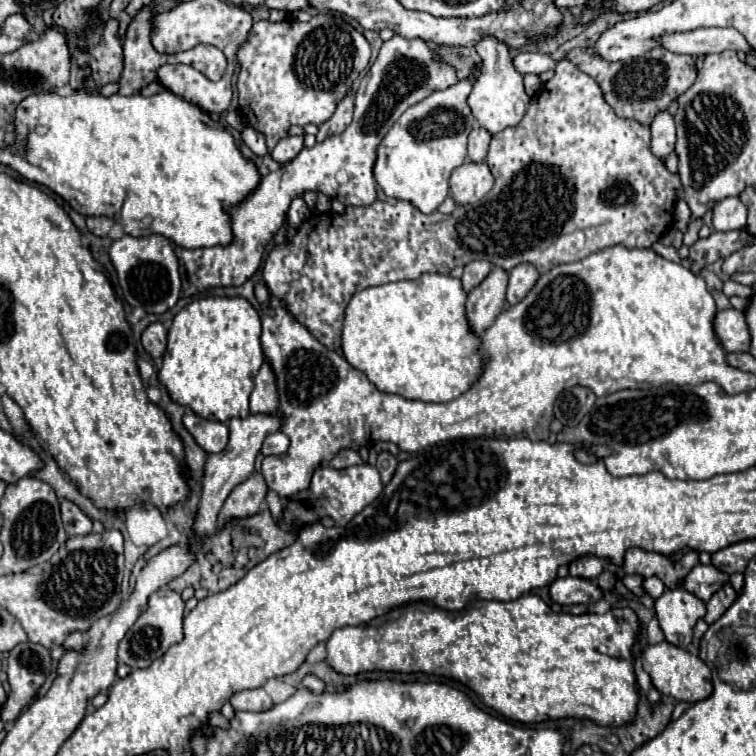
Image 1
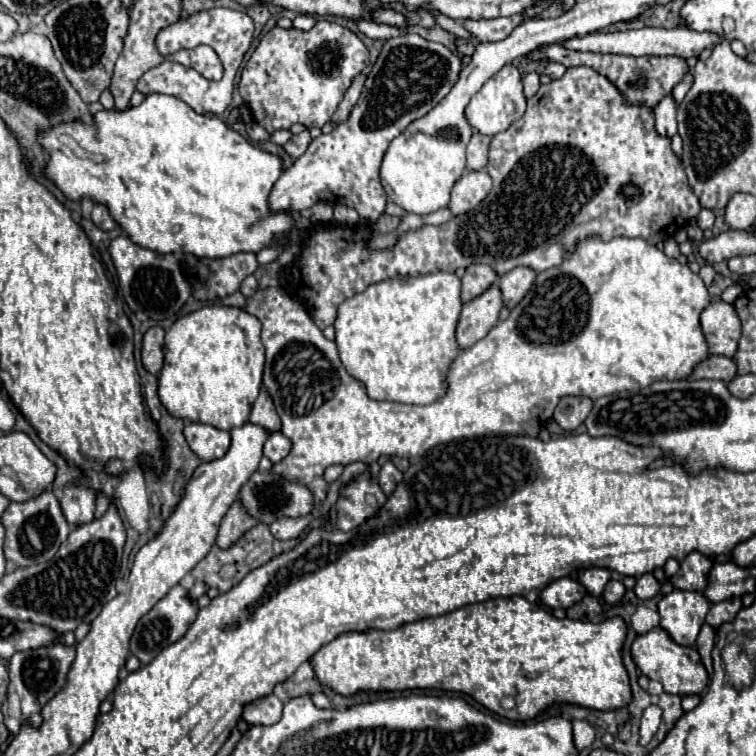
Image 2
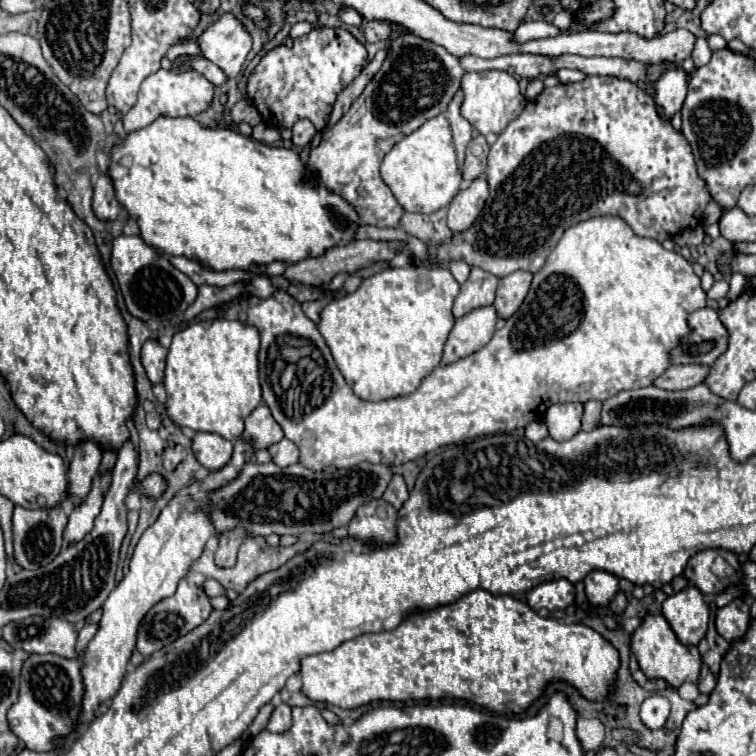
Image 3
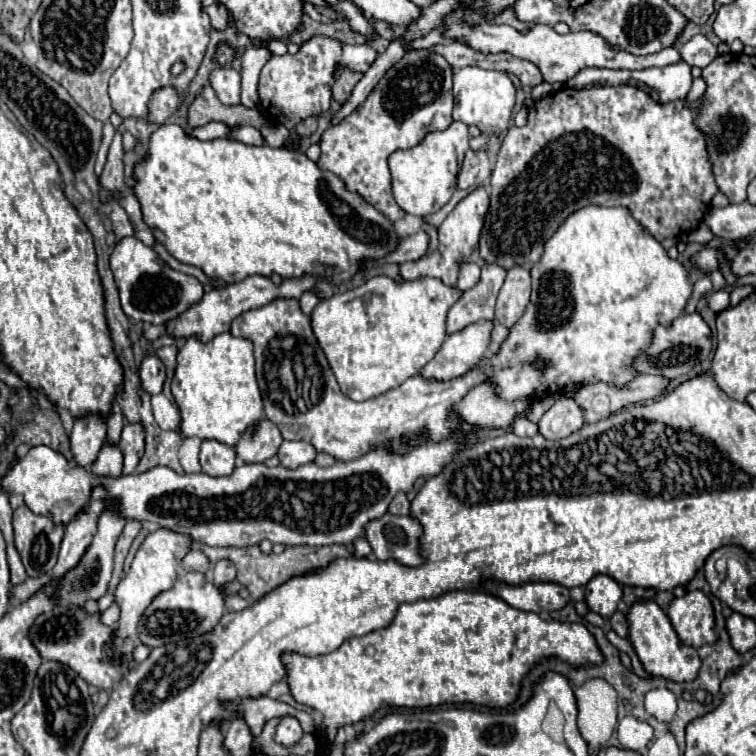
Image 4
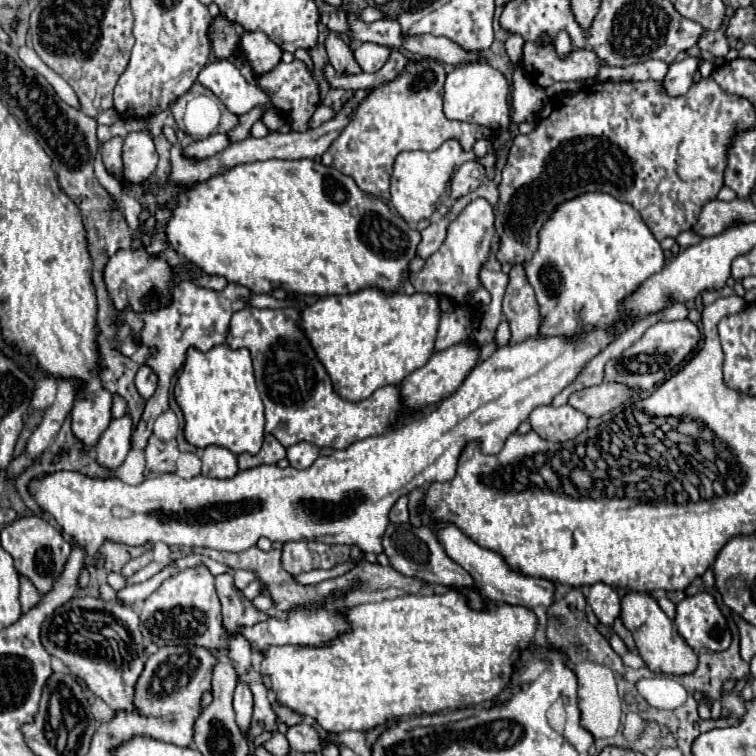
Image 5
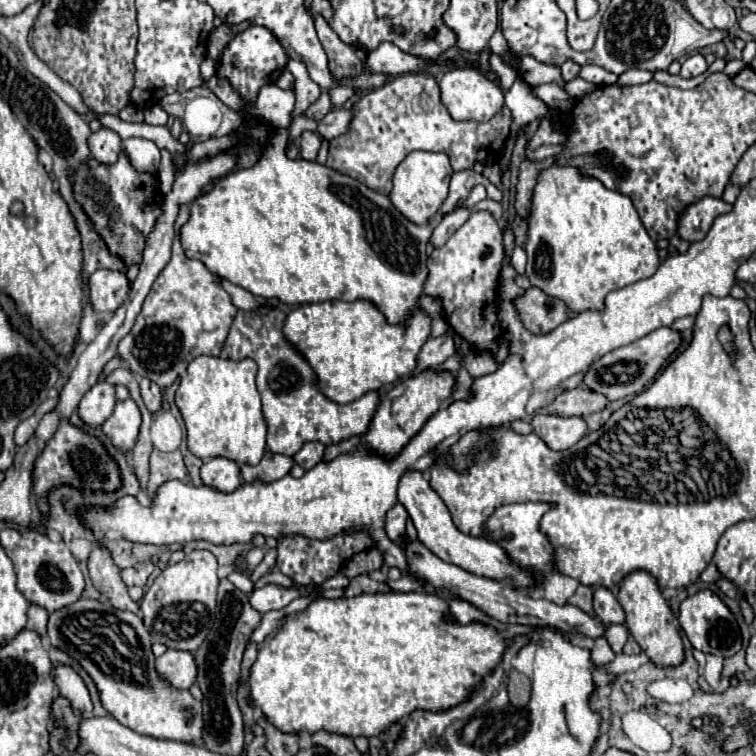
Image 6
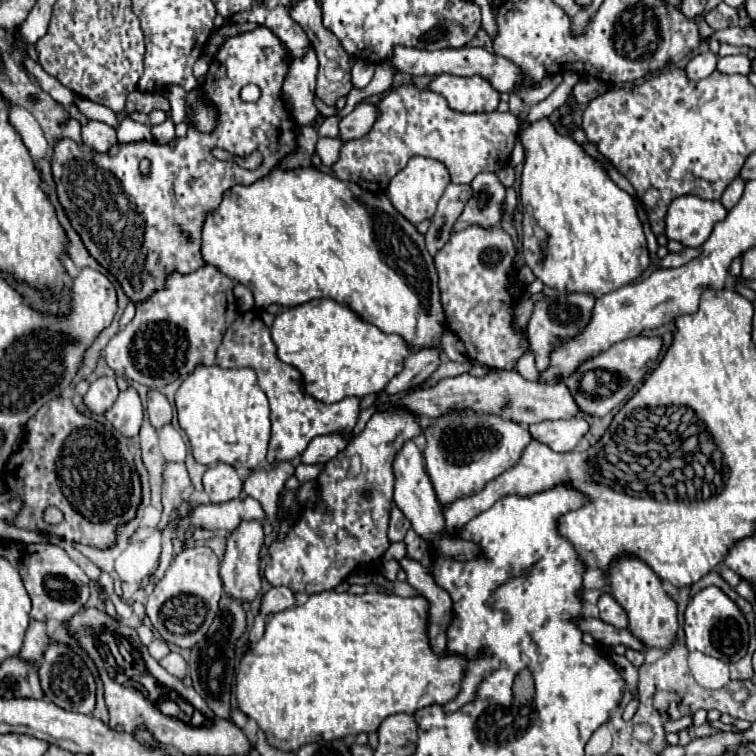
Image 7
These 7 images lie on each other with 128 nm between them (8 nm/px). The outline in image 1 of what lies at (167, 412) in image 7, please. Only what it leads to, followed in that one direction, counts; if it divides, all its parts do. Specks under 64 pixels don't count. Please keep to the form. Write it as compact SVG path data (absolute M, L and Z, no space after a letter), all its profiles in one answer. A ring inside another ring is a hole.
M160 322L150 324L142 334L142 346L154 360L160 358L166 348L166 328Z

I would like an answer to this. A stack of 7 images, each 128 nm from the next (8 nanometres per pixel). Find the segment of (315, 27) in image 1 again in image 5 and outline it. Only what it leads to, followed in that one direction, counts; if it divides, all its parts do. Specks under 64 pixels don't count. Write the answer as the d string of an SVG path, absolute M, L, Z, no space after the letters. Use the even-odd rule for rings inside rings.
M364 42L360 46L354 48L354 56L356 62L360 64L360 68L364 72L378 72L390 58L390 48L384 48L380 44L372 44L372 42ZM294 60L290 64L280 62L274 70L270 70L264 76L260 76L258 86L264 88L272 96L274 106L278 110L282 110L284 116L288 114L286 120L292 124L294 130L298 130L298 132L306 132L308 130L308 122L312 118L312 112L320 104L320 96L318 96L318 86L316 86L316 82L314 82L314 78L308 72L308 68L306 68L304 62L300 62L300 60Z

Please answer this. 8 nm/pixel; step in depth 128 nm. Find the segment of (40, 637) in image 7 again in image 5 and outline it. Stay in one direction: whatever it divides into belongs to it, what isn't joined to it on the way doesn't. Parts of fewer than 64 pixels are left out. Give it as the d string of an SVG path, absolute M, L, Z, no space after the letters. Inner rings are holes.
M20 578L20 604L22 604L24 612L28 612L36 604L40 604L40 594L36 592L36 588L32 586L32 582L28 578Z

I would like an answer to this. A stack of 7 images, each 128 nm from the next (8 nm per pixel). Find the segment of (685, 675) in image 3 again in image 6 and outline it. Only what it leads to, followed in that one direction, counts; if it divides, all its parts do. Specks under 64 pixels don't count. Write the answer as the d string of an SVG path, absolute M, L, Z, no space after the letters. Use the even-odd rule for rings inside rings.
M636 570L630 572L622 582L620 582L620 592L618 592L618 602L626 612L626 626L634 640L640 644L640 648L648 654L648 658L658 664L658 666L676 666L684 660L684 646L682 638L678 636L676 620L672 614L672 608L664 600L660 586L656 578L646 572L646 570Z

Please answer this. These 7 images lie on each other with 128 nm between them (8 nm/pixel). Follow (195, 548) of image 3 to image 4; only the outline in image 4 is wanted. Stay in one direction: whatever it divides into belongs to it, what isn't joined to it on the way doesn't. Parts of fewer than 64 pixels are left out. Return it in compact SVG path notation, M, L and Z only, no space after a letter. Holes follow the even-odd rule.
M158 528L156 532L148 534L144 544L136 552L136 558L130 566L128 576L116 586L116 602L120 604L122 614L120 614L118 628L114 630L116 640L114 640L114 644L106 646L108 652L112 652L112 654L130 654L132 652L134 638L136 638L136 626L138 626L140 616L144 614L146 606L154 600L154 596L158 596L160 592L168 590L174 584L178 562L188 552L188 544L190 544L190 540L186 536L174 534L172 530L166 530L166 528Z

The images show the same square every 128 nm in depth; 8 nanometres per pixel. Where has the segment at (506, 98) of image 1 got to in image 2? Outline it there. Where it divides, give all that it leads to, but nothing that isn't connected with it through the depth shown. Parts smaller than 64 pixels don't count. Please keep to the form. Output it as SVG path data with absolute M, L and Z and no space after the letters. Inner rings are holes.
M520 12L516 16L502 18L502 22L494 20L464 20L462 26L476 38L479 42L495 42L504 40L516 26L524 22L526 14ZM506 64L492 78L488 78L488 82L480 88L480 92L472 96L472 100L466 106L466 120L480 134L494 136L498 132L504 132L516 118L524 114L524 110L526 110L526 98L522 94L522 76L516 70L516 66Z

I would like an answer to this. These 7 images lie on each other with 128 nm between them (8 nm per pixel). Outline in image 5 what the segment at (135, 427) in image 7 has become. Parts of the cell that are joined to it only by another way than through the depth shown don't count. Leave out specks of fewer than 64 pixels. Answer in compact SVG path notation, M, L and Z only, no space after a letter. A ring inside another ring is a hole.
M124 414L122 418L114 418L110 422L96 444L96 458L102 466L116 470L124 462L126 454L132 448L132 430L134 426L130 414Z

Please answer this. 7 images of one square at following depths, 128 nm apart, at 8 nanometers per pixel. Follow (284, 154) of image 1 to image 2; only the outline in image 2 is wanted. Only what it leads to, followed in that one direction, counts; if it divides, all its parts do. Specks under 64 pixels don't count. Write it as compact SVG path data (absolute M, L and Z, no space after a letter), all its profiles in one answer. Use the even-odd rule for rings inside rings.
M308 128L306 130L302 130L300 134L294 134L286 144L284 144L284 150L292 156L292 158L298 158L298 156L302 156L304 152L306 152L306 148L308 148L308 144L312 142L312 138L310 138L310 132L308 132Z

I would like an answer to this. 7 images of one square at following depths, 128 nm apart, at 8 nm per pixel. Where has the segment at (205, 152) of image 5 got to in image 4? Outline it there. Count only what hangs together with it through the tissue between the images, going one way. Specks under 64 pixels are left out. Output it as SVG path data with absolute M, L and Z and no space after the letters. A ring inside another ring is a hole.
M240 126L240 128L232 128L230 134L228 134L230 140L240 140L242 144L248 144L248 146L262 146L264 144L264 138L260 136L260 132L252 126Z

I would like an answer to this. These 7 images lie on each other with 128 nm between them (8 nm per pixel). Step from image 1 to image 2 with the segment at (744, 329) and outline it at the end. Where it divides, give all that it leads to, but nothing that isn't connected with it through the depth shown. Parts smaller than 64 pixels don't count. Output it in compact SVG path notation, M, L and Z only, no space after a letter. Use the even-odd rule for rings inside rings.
M712 302L702 310L700 324L708 344L708 354L732 358L742 332L734 306L726 302Z

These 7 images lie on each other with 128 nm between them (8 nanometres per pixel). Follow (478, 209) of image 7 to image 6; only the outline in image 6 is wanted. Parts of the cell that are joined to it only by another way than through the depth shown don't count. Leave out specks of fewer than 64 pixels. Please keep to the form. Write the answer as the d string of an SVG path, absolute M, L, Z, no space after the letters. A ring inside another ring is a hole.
M460 206L460 208L456 208L452 214L446 214L444 218L442 218L442 222L434 228L434 232L432 232L432 244L438 248L438 246L442 246L466 220L468 220L468 216L472 214L472 210L470 208L464 208L464 206Z

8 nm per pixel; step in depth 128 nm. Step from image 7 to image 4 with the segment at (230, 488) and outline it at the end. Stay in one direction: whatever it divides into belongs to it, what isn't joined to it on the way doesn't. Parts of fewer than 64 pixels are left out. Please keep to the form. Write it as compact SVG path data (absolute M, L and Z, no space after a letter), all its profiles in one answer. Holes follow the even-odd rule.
M204 440L200 448L200 464L208 476L230 476L234 472L236 452L218 440Z

